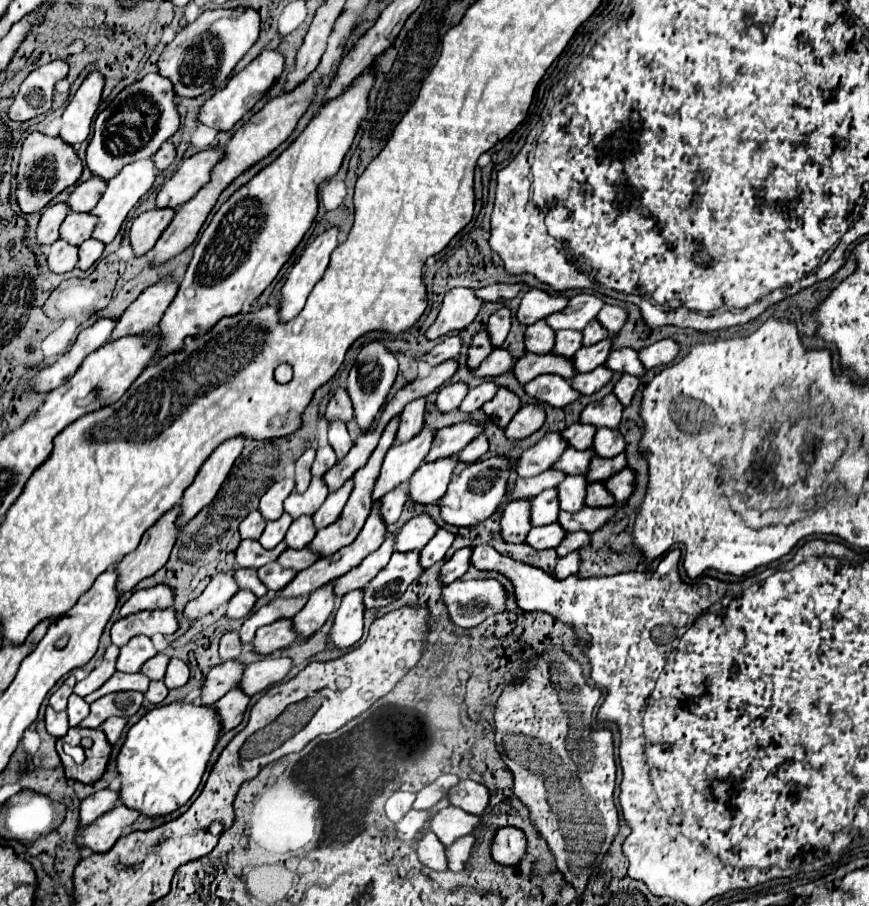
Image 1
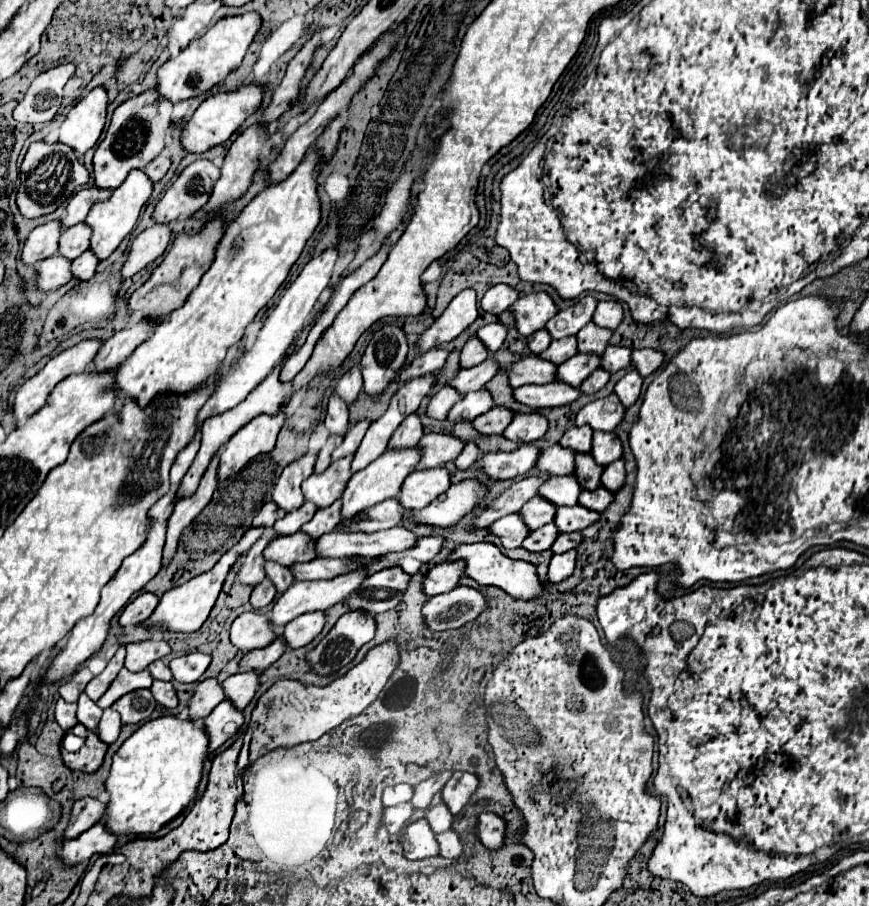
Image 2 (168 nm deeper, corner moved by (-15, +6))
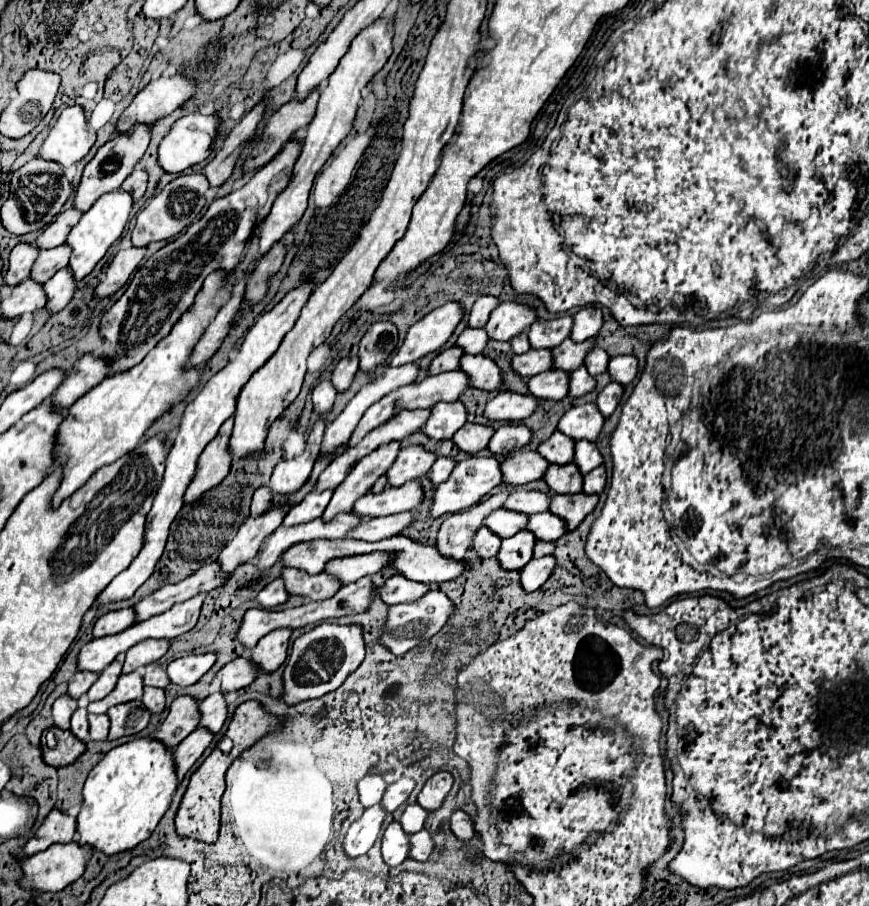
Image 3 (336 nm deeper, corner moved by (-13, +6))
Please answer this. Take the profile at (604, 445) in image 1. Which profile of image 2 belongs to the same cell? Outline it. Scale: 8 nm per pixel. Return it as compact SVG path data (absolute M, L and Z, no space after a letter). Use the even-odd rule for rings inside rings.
M593 431L593 441L591 441L591 457L595 459L597 465L605 467L611 461L621 459L623 447L621 441L613 433L603 433L603 431Z

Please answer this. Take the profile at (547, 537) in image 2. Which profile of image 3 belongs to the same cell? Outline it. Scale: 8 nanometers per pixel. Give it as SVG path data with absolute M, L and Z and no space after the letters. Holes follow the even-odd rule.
M523 529L521 533L507 537L501 543L501 553L497 555L497 559L501 561L503 569L519 569L525 567L531 559L533 559L533 547L535 547L537 539L531 531Z

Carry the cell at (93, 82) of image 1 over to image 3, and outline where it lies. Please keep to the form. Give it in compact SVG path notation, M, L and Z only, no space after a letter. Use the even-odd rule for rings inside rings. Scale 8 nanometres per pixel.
M71 105L61 111L39 155L69 167L71 163L81 161L89 153L89 149L95 143L95 137L97 133L89 131L87 127L87 117L83 107Z

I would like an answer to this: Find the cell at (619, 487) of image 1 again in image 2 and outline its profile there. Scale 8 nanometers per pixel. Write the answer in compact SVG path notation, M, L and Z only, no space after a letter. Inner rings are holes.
M623 459L619 461L613 461L611 465L607 465L603 469L603 477L601 477L601 487L609 489L611 493L615 493L625 481L625 463Z

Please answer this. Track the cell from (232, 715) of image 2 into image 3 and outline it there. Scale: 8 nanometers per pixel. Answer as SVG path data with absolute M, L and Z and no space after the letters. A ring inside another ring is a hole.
M197 727L193 733L189 733L177 747L175 747L175 757L177 757L177 777L179 781L183 775L193 767L193 763L203 755L203 751L211 745L213 733L207 727Z

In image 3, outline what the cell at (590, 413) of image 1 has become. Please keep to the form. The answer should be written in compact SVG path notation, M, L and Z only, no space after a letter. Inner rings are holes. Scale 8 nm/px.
M587 403L587 405L579 405L569 409L557 429L563 431L567 437L573 437L575 441L579 439L587 439L587 441L595 441L601 433L605 425L605 417L599 411L599 407L595 403Z

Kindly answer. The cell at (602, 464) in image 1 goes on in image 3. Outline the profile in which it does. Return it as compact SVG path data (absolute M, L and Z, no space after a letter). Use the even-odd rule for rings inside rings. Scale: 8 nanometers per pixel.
M551 465L543 477L551 491L555 493L581 493L583 491L583 475L577 465Z

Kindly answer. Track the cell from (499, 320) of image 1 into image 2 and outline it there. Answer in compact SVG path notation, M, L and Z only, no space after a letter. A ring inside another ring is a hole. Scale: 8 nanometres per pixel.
M491 323L491 325L481 327L475 335L479 337L479 341L483 341L483 345L489 349L489 353L495 353L507 337L507 329L501 323Z

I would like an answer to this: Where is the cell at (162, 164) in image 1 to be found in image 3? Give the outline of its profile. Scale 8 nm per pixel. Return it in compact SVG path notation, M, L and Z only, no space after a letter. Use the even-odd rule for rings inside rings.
M135 167L135 171L123 181L121 189L131 191L131 193L133 193L133 199L137 201L137 199L143 197L143 193L145 193L145 189L147 189L147 181L149 181L147 171L145 171L143 167Z

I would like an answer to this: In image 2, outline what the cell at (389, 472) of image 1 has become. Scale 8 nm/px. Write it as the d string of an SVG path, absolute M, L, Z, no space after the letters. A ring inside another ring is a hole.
M413 447L413 449L393 449L393 451L385 451L377 461L367 465L363 471L355 473L349 481L343 497L341 497L341 501L343 501L343 511L341 511L343 519L355 517L355 513L361 513L371 505L377 505L385 499L395 497L395 493L399 493L405 477L409 473L413 473L419 459L421 459L421 455L419 455L417 447Z

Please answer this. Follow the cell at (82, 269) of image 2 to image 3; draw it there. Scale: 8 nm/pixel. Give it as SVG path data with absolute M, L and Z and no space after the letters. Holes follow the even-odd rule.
M69 267L59 269L47 283L45 283L45 293L47 293L47 307L51 313L61 311L77 293L77 281L75 275Z

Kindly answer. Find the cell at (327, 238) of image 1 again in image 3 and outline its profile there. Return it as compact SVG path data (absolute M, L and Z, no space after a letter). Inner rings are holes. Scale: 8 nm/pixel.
M307 279L299 287L291 289L271 311L263 313L259 317L259 321L245 335L245 339L241 343L241 349L233 357L233 361L229 361L225 365L225 369L221 369L217 375L213 375L205 383L205 387L201 389L201 393L187 405L185 415L183 415L181 425L179 425L179 433L177 433L175 443L173 443L173 449L167 455L167 467L165 467L163 483L161 483L161 487L159 487L159 491L155 495L153 507L151 507L151 511L147 515L143 547L141 547L139 555L131 561L131 565L121 575L117 575L111 581L109 587L105 587L99 593L99 597L95 601L95 607L103 607L103 605L109 605L109 603L133 597L133 593L151 577L151 573L153 573L153 569L155 569L155 565L157 565L163 549L165 549L165 543L167 543L167 537L169 537L169 527L171 527L173 519L177 517L179 509L183 507L183 493L185 493L185 489L187 489L187 485L189 485L189 481L191 481L191 477L195 473L197 457L207 447L207 443L217 435L219 427L235 413L235 403L237 403L241 387L277 351L277 345L281 345L285 333L289 333L289 329L293 329L293 325L295 325L301 309L305 307L305 303L309 301L309 297L313 293L313 289L315 289L313 279Z

